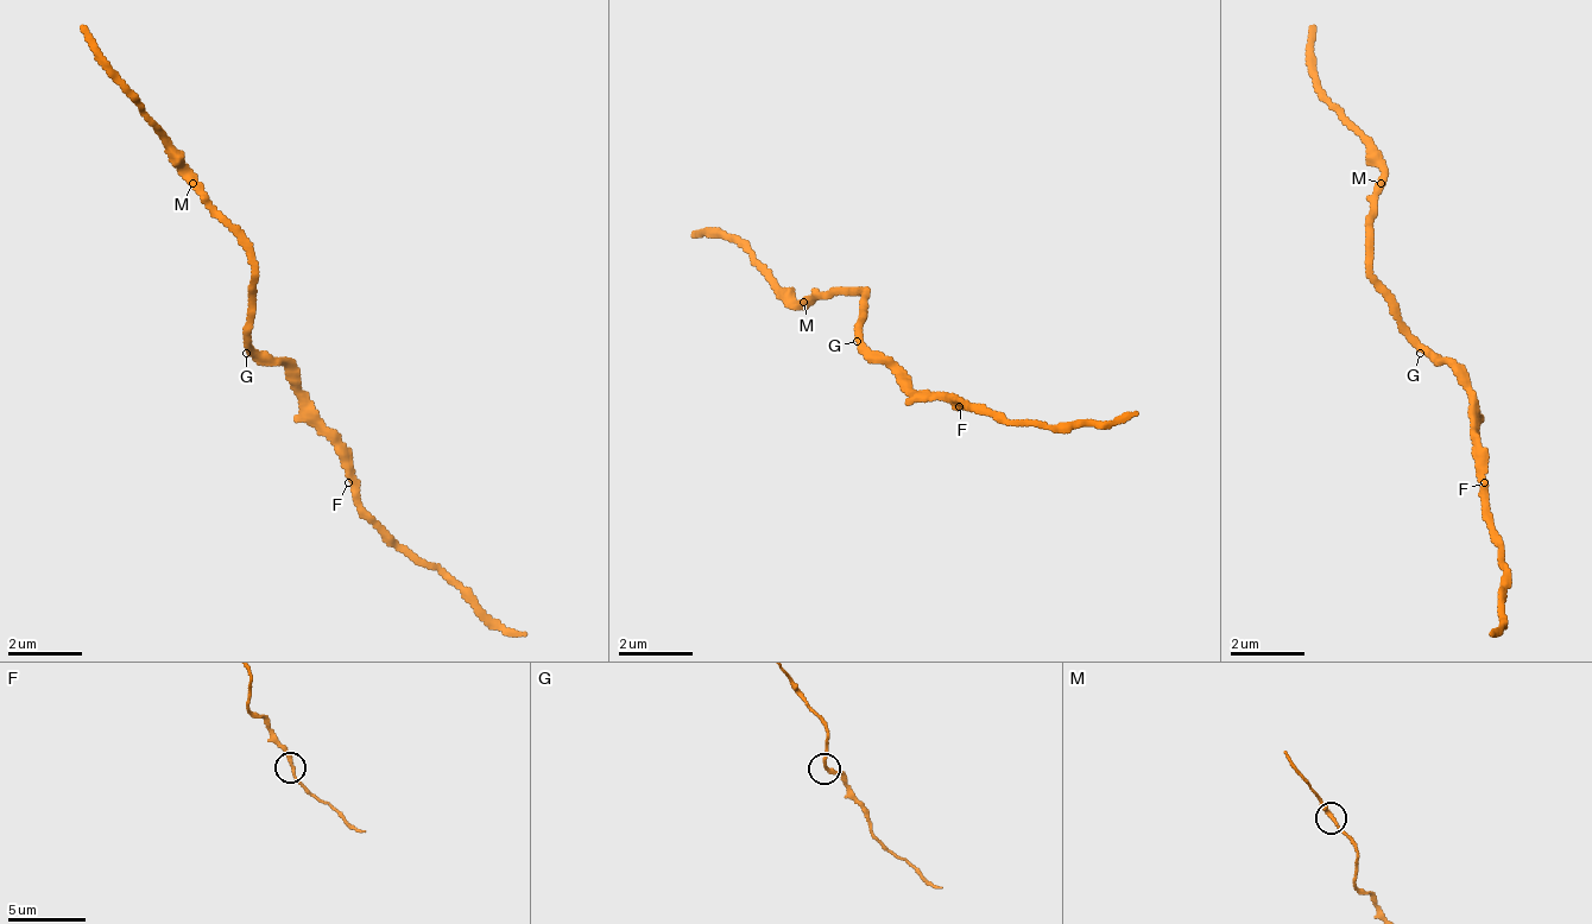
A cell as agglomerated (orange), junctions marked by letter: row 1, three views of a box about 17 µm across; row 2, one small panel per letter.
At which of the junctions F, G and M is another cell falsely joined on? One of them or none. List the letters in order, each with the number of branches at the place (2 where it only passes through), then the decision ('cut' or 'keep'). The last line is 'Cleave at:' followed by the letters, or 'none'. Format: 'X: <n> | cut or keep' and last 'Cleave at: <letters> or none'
F: 2 | keep
G: 2 | keep
M: 2 | keep
Cleave at: none

